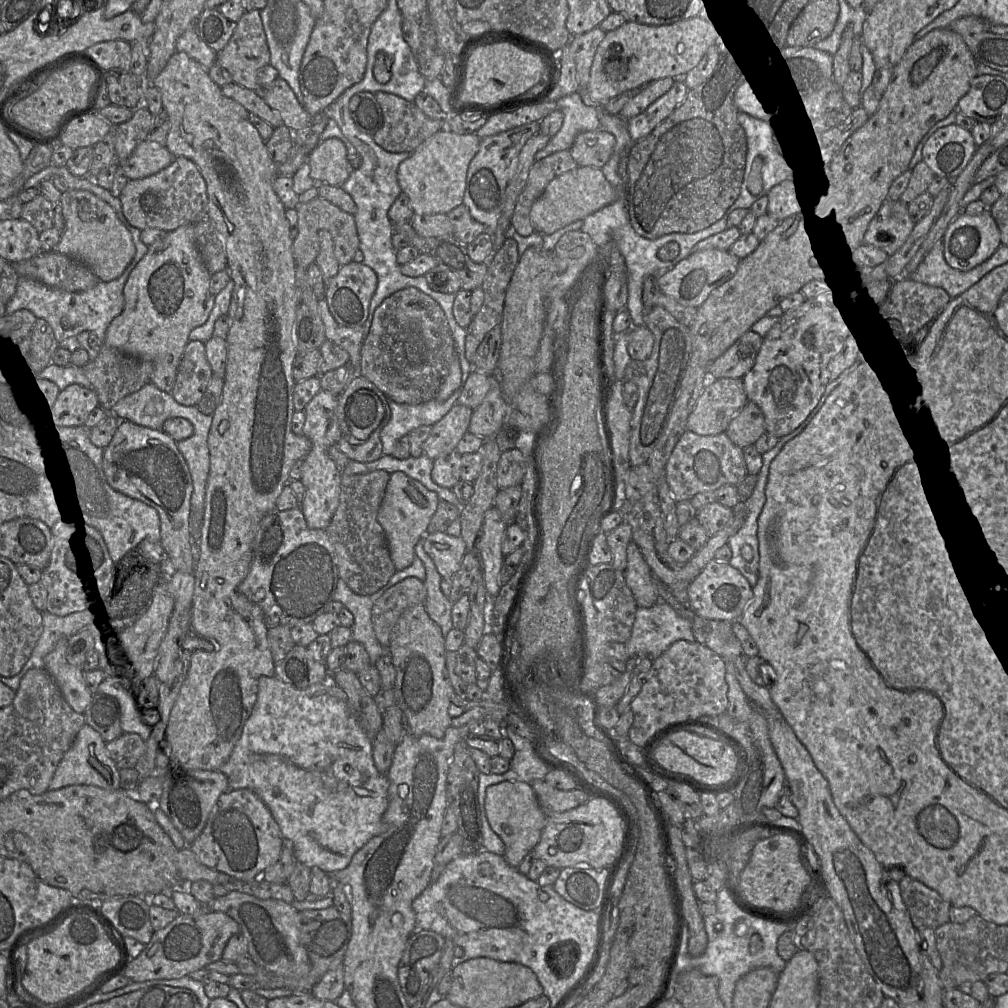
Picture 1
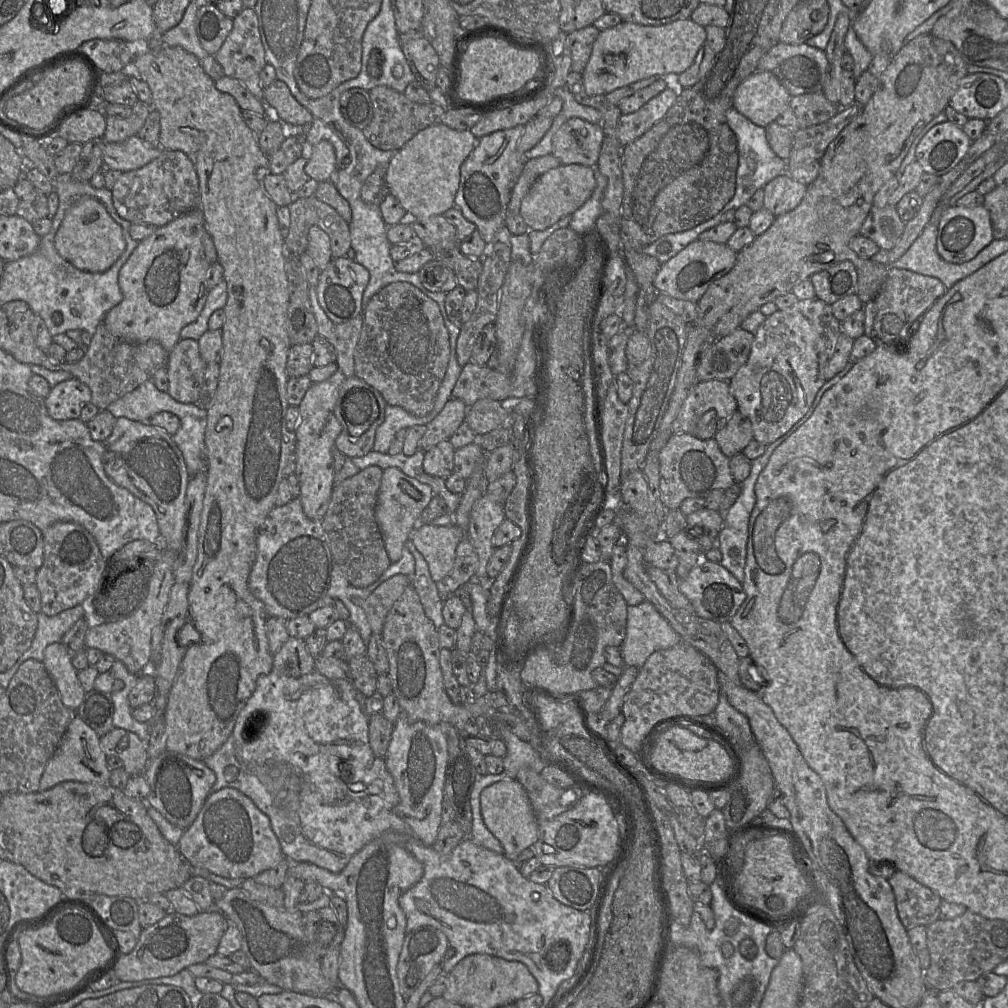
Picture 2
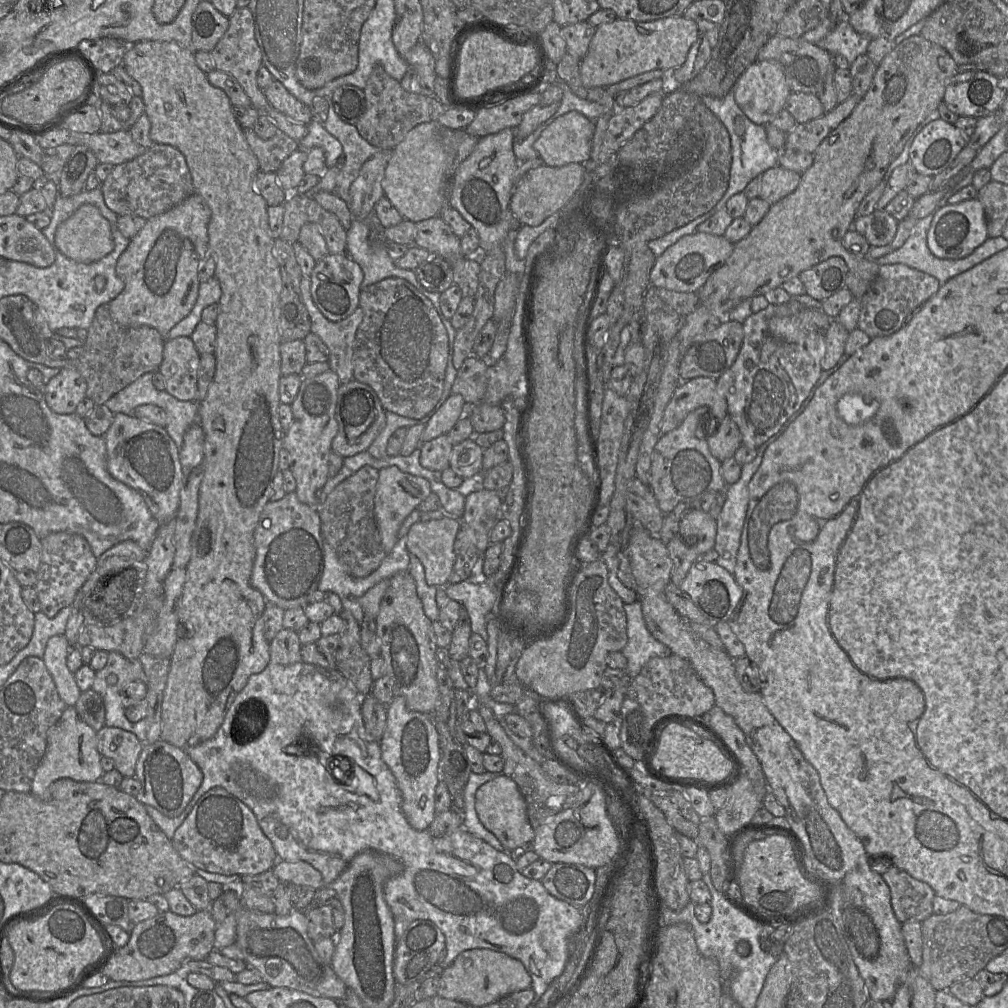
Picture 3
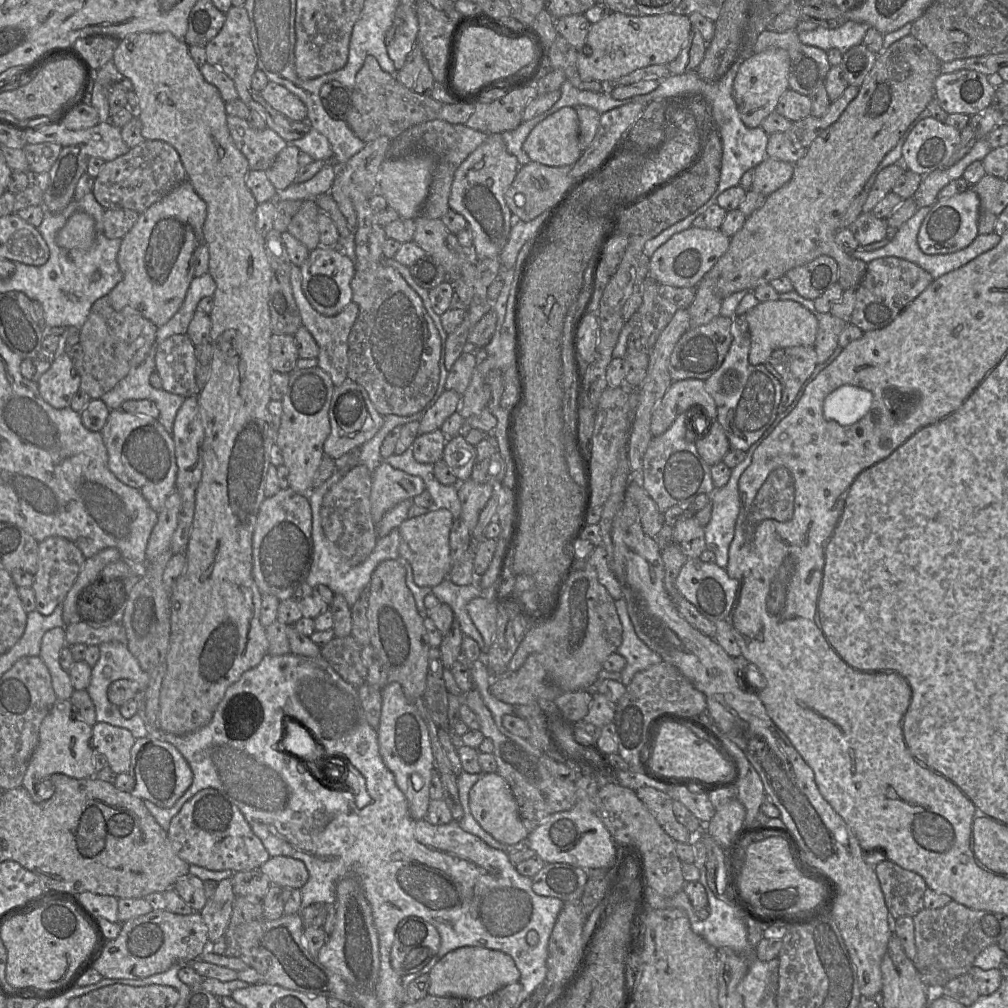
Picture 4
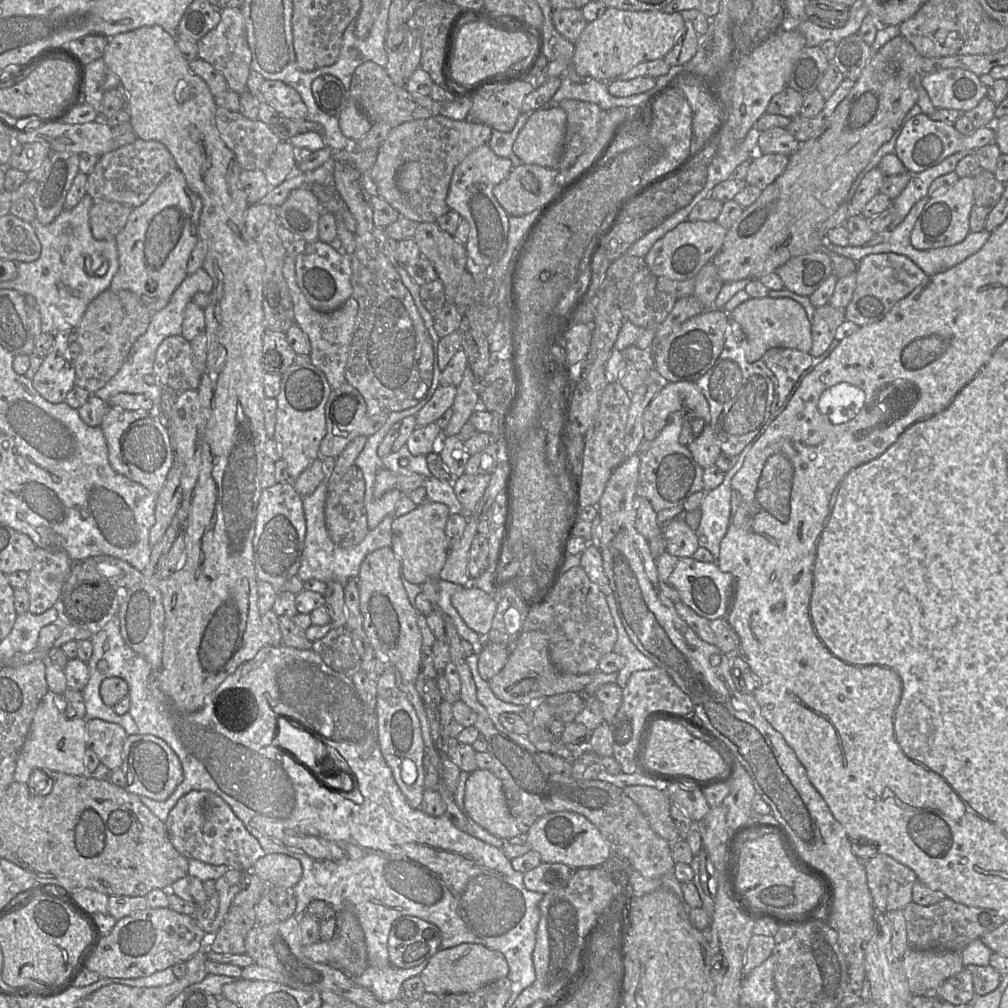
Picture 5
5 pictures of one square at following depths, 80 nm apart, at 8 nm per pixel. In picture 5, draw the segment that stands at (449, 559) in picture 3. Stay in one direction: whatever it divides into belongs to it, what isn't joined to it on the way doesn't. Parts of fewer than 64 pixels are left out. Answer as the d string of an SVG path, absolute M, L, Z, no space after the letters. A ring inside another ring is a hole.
M426 500L411 512L393 518L391 548L401 563L402 576L410 583L422 584L431 579L440 579L440 572L449 553L445 533L449 515L445 504Z

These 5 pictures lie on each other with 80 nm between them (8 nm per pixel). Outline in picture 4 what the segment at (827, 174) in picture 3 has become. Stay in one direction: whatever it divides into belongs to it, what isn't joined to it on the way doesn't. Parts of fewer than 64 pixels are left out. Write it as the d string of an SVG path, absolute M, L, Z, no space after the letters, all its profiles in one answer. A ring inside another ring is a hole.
M908 35L897 40L891 46L885 48L880 54L878 54L873 68L865 78L861 87L859 87L857 96L848 104L839 119L814 139L811 145L807 148L806 155L794 165L794 174L792 179L783 187L767 196L765 204L752 215L747 217L743 228L730 238L730 245L727 252L702 278L703 281L707 282L706 286L708 286L709 289L711 289L722 300L736 292L752 292L760 285L769 284L773 279L785 276L786 273L792 268L805 265L819 256L827 255L834 258L838 264L838 283L841 285L841 287L844 290L856 290L865 276L867 263L846 253L836 243L835 235L838 230L842 229L840 227L841 219L853 200L862 192L870 178L872 176L877 176L877 173L879 172L879 164L882 162L886 154L898 144L901 138L906 139L913 127L919 121L919 115L926 109L928 103L934 99L934 82L936 78L942 74L941 66L942 62L932 52L930 52L924 44L922 44L912 35Z

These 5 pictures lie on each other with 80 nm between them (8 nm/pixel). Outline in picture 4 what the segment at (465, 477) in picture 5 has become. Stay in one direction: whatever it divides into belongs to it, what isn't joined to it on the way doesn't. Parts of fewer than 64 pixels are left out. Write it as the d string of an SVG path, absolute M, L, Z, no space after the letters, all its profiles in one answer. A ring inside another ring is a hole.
M472 479L460 481L457 494L461 504L461 515L468 529L472 531L477 525L479 514L485 507L493 492L488 483L477 483Z

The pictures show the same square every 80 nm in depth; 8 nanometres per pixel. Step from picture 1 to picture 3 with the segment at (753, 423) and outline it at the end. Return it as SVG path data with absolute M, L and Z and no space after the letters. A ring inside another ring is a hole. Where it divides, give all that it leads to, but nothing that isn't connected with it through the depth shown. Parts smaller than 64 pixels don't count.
M727 416L718 423L716 431L706 438L711 454L720 462L733 457L742 446L742 436L737 424Z

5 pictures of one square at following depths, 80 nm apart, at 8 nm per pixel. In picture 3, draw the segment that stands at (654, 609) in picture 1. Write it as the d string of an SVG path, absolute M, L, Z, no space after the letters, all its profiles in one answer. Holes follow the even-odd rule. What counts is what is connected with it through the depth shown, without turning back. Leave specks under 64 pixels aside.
M640 602L624 603L627 642L620 651L627 659L625 674L634 678L653 657L667 657L670 649L656 640L647 629Z

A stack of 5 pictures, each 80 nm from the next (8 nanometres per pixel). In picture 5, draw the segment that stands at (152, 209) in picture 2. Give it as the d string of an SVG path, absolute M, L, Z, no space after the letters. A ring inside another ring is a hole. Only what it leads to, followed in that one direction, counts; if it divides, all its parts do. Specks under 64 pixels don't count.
M137 138L135 142L99 158L87 175L86 195L91 196L94 201L118 202L136 208L141 206L162 180L175 169L178 169L175 159L162 143Z

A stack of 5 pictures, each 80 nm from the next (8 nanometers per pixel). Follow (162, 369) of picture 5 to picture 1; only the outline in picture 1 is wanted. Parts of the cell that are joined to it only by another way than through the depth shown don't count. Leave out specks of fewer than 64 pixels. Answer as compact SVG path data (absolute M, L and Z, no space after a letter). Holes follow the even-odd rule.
M189 341L179 363L170 394L183 406L197 406L212 376L213 372L206 358L205 344L200 341Z

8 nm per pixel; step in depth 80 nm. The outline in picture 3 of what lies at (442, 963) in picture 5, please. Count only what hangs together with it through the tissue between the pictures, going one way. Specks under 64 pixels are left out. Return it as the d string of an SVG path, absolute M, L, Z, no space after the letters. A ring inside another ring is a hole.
M475 948L461 952L447 968L439 974L437 995L472 1006L484 1006L517 991L531 988L531 977L523 964L505 953L486 948Z

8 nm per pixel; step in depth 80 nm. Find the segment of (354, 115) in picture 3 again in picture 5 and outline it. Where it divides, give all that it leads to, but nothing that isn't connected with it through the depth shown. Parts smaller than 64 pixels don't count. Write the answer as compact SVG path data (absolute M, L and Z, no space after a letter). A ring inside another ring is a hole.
M330 74L315 78L311 90L319 108L334 117L339 116L350 98L349 90L337 77Z

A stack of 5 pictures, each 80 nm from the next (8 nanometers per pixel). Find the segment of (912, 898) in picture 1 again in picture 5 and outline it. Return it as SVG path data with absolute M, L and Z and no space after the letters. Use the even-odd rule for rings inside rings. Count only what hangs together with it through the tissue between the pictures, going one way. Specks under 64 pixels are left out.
M884 853L864 862L867 883L877 910L901 910L913 902L912 890L918 880L915 872Z

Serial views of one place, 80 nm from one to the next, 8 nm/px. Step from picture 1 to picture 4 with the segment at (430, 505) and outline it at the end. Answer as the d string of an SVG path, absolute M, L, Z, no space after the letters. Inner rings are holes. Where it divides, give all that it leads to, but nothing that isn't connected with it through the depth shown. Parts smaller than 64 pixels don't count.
M381 462L372 473L370 494L373 522L379 524L383 516L404 500L413 499L426 489L423 479Z

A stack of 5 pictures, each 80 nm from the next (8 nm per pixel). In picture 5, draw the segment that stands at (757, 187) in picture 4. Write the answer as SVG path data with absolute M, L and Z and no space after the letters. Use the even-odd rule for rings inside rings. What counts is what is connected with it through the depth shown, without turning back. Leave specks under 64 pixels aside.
M763 154L752 160L745 181L763 190L784 173L788 162L786 155Z

